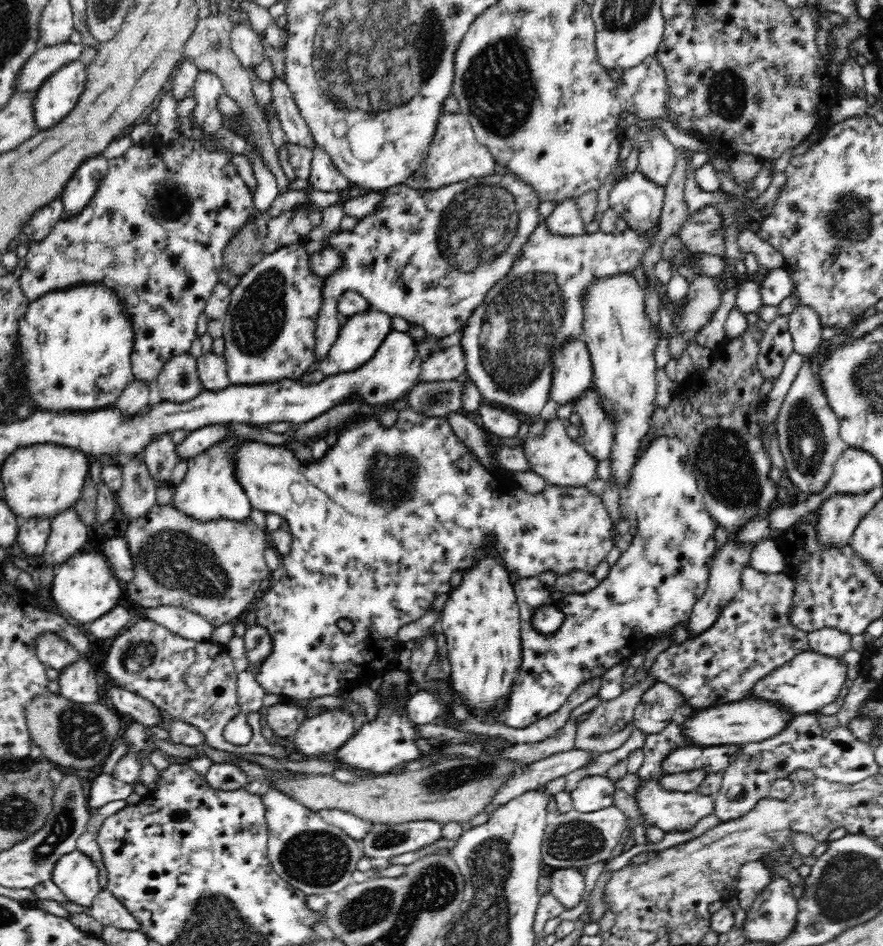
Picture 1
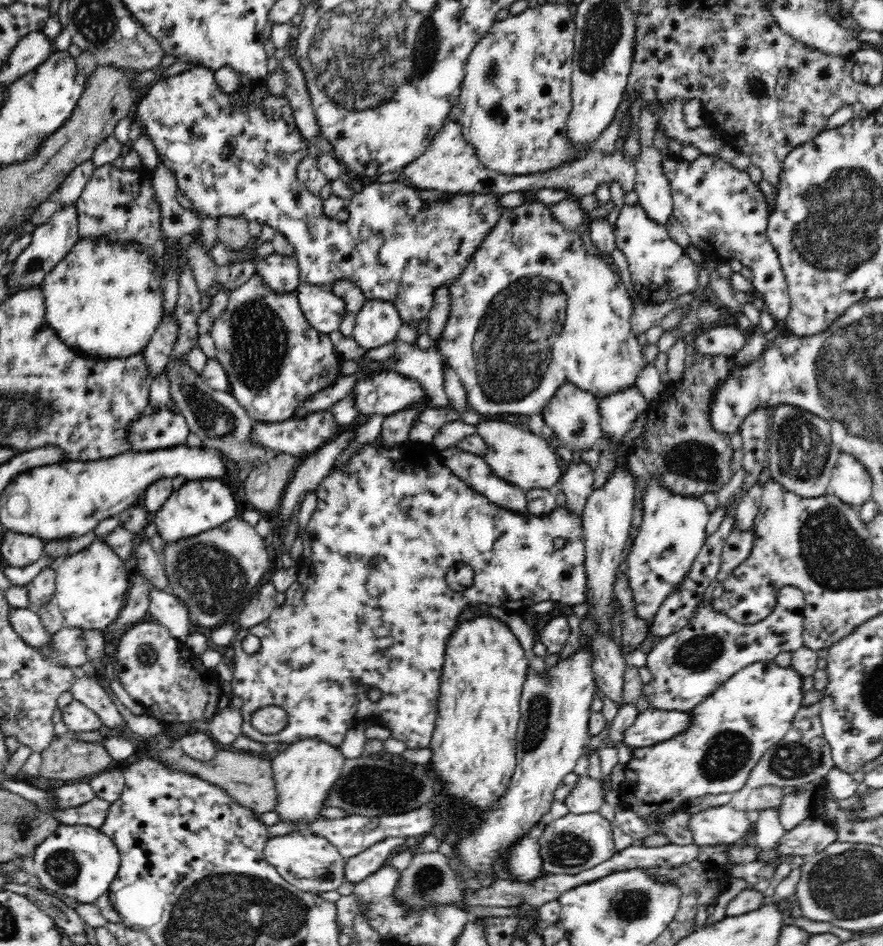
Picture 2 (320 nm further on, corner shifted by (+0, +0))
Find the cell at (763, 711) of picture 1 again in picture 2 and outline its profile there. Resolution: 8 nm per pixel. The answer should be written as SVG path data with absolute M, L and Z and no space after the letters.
M649 707L624 730L622 744L635 749L652 746L680 734L690 726L690 713Z

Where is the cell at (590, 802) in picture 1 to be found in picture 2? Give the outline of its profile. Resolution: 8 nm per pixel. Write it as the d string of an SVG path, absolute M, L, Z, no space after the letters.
M580 776L576 787L564 800L570 814L596 814L604 801L601 785L594 778Z

